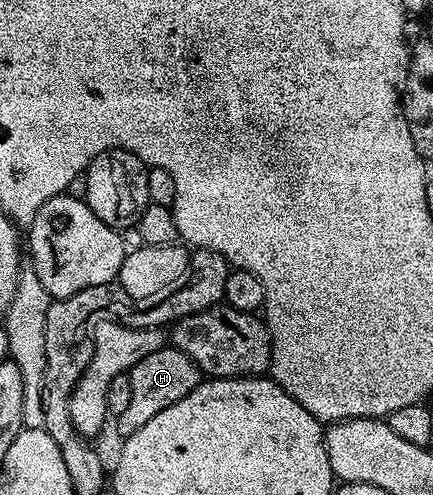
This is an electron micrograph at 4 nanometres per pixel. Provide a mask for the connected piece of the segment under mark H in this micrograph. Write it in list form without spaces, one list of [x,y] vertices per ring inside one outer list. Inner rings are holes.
[[[172,346],[160,348],[155,354],[147,354],[147,358],[143,358],[143,362],[130,368],[127,375],[131,382],[131,402],[128,404],[127,410],[123,410],[123,414],[115,417],[118,437],[121,438],[135,434],[135,430],[139,430],[139,426],[145,425],[150,418],[155,418],[155,414],[159,414],[159,410],[167,410],[167,406],[175,406],[175,402],[179,402],[179,398],[187,398],[187,394],[191,394],[191,390],[195,390],[195,386],[200,384],[203,379],[203,373],[195,366],[195,362],[191,362],[191,358],[187,358],[187,354],[183,354]]]

